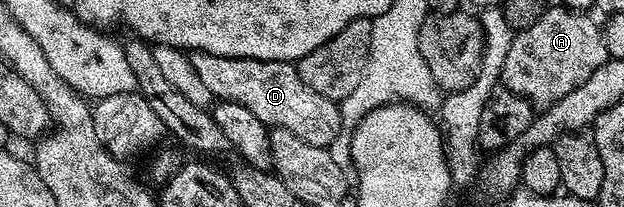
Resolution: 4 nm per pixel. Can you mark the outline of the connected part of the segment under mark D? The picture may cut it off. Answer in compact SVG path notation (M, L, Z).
M194 51L188 53L188 58L195 74L199 74L199 80L207 86L210 97L234 100L237 104L247 106L247 110L251 110L251 114L255 114L255 118L259 118L259 122L270 129L286 128L311 146L329 148L341 128L343 113L338 101L315 94L315 90L311 90L311 86L299 78L296 63L227 58Z

